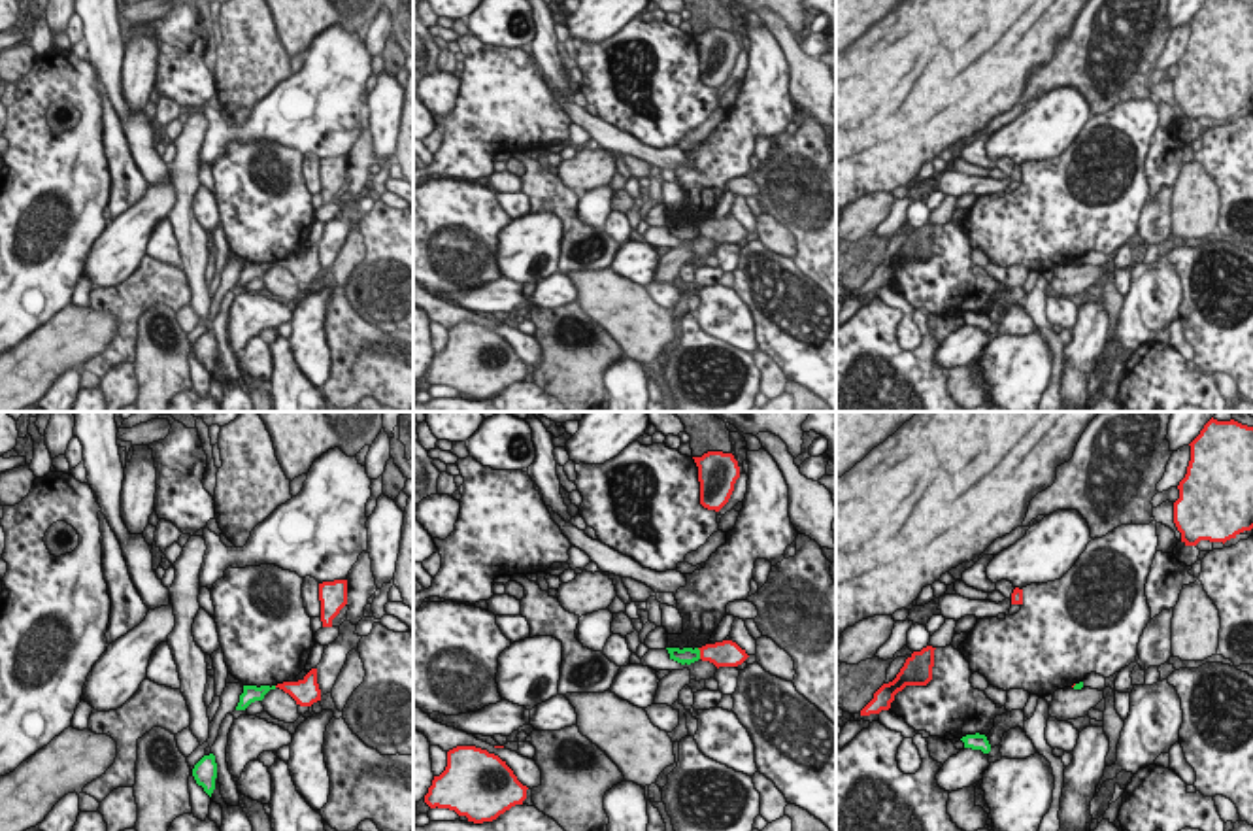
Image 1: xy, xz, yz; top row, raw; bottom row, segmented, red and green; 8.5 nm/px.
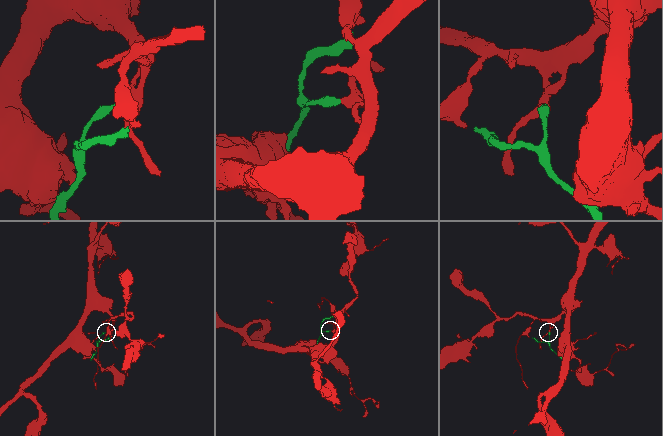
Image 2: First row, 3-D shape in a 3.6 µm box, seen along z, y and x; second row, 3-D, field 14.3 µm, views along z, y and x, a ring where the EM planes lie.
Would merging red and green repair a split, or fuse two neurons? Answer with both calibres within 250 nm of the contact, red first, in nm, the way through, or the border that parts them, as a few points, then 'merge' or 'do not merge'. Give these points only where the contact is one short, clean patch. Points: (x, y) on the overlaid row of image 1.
220 nm thick on the red side, 130 nm on the other; border along xz (697, 648), (701, 658); do not merge

